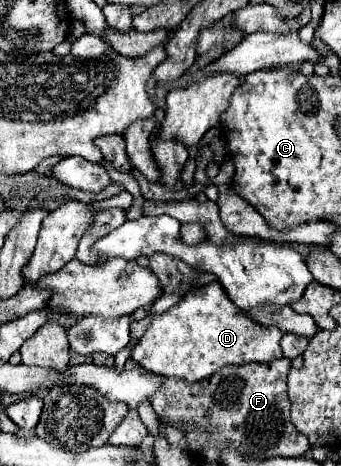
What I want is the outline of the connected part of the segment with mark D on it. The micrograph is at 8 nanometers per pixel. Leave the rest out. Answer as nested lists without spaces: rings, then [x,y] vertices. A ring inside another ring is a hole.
[[[209,283],[195,291],[189,291],[177,305],[161,315],[153,315],[147,331],[135,345],[131,359],[157,375],[173,375],[185,379],[189,383],[211,377],[225,365],[245,365],[245,363],[271,363],[273,359],[281,359],[281,333],[279,327],[263,327],[239,311],[233,301],[225,295],[219,283]]]

